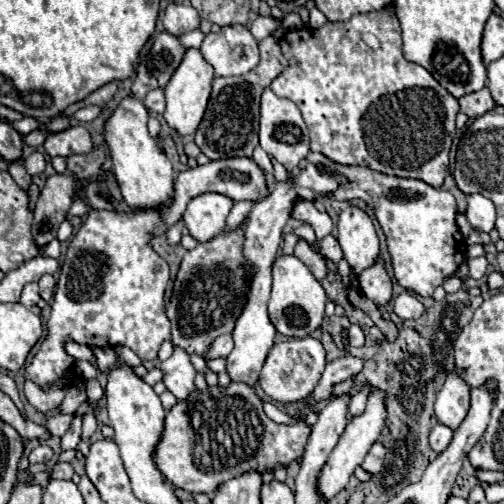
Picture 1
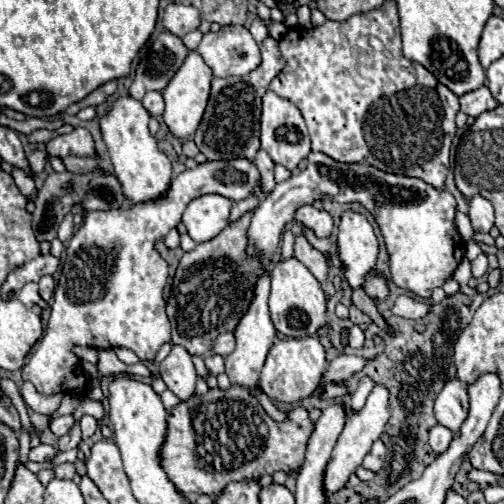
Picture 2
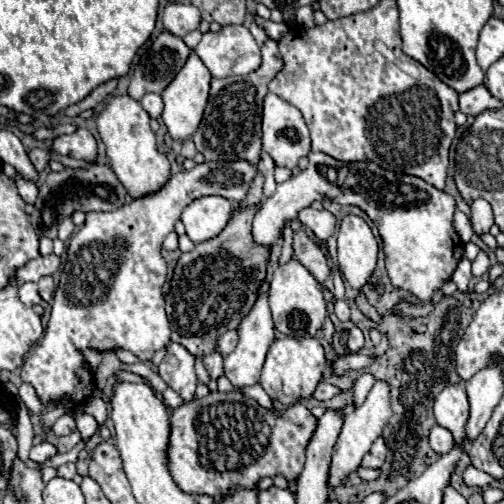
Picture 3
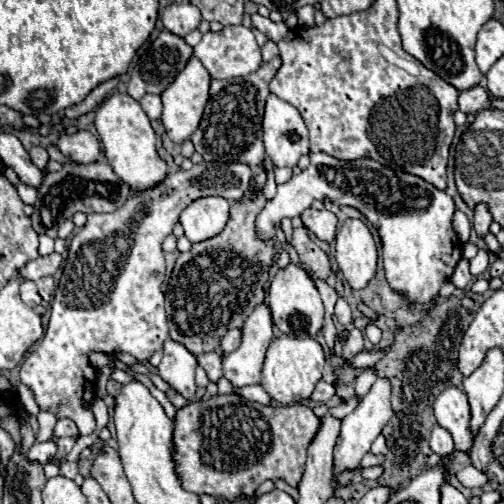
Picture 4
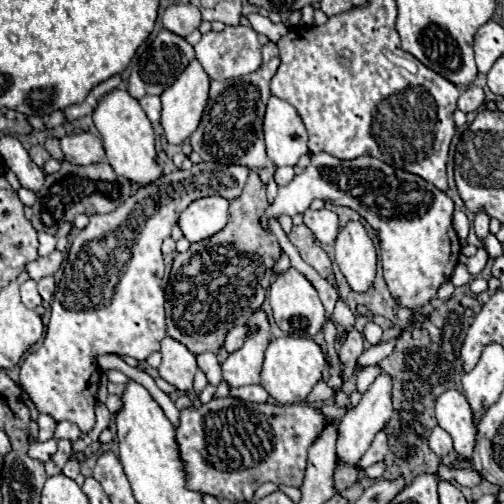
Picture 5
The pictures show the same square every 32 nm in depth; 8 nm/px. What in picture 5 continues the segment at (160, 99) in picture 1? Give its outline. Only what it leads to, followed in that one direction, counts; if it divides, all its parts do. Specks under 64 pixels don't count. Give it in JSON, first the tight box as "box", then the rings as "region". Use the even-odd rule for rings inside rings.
{"box":[142,96,162,122],"region":[[[144,96],[142,98],[142,110],[150,118],[150,122],[158,122],[160,120],[160,110],[162,110],[160,98],[158,96]]]}

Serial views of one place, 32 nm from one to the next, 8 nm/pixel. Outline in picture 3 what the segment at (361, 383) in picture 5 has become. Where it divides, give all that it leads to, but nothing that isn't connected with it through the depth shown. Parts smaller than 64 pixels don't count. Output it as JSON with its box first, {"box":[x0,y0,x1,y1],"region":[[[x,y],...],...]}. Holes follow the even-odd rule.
{"box":[354,372,376,406],"region":[[[364,372],[364,374],[356,380],[356,384],[354,384],[354,404],[356,404],[356,406],[360,406],[360,404],[364,402],[366,394],[368,394],[370,388],[374,386],[374,382],[376,382],[376,378],[374,378],[372,374],[368,374],[368,372]]]}

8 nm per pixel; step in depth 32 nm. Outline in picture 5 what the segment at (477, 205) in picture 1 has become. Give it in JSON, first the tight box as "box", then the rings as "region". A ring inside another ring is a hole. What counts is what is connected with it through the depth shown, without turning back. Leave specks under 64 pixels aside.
{"box":[474,212,490,240],"region":[[[478,212],[478,214],[476,214],[476,220],[474,220],[474,232],[476,232],[476,236],[478,236],[480,240],[484,240],[484,238],[490,234],[488,222],[490,222],[490,216],[488,216],[486,212]]]}

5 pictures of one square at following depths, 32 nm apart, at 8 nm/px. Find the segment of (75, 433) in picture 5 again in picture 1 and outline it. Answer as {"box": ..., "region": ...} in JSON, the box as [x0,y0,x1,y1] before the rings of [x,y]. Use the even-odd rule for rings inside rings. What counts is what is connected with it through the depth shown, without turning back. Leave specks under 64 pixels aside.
{"box":[46,414,72,436],"region":[[[54,414],[54,416],[48,418],[46,428],[48,428],[50,434],[54,434],[54,436],[64,436],[66,430],[70,428],[70,422],[72,422],[72,416],[68,416],[68,414]]]}

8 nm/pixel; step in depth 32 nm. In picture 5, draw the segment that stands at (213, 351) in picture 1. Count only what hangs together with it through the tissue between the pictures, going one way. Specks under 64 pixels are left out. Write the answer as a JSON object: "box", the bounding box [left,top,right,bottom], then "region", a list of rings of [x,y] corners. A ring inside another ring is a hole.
{"box":[224,326,248,352],"region":[[[236,326],[232,332],[228,332],[228,336],[224,340],[224,348],[228,352],[236,352],[244,344],[246,334],[248,334],[248,326]]]}

